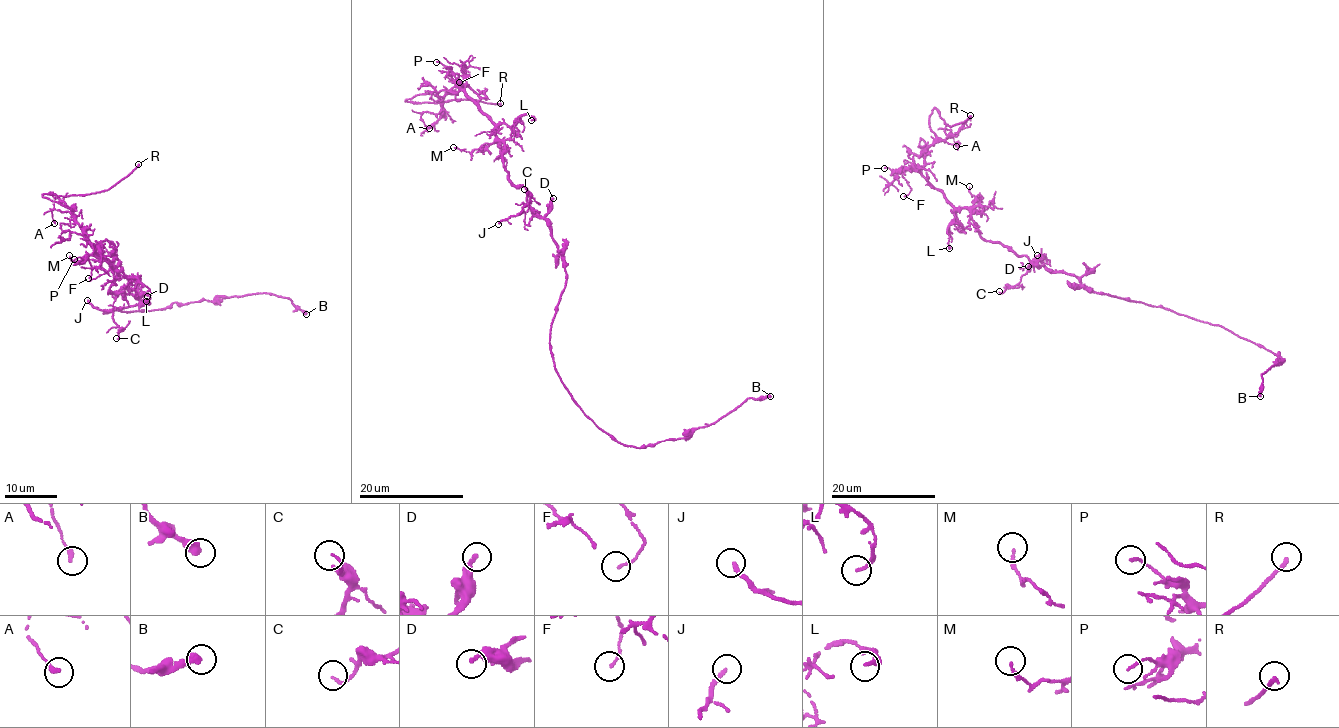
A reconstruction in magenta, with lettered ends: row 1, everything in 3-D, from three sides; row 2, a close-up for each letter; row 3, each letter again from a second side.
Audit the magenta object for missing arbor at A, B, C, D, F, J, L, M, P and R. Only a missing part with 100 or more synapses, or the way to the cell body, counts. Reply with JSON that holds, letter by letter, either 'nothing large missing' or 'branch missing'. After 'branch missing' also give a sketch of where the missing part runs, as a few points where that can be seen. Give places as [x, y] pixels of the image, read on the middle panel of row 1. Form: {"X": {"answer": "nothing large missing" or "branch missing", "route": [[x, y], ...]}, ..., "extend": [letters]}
{"A": {"answer": "nothing large missing"}, "B": {"answer": "nothing large missing"}, "C": {"answer": "nothing large missing"}, "D": {"answer": "nothing large missing"}, "F": {"answer": "nothing large missing"}, "J": {"answer": "nothing large missing"}, "L": {"answer": "nothing large missing"}, "M": {"answer": "nothing large missing"}, "P": {"answer": "nothing large missing"}, "R": {"answer": "branch missing"}, "extend": ["R"]}

